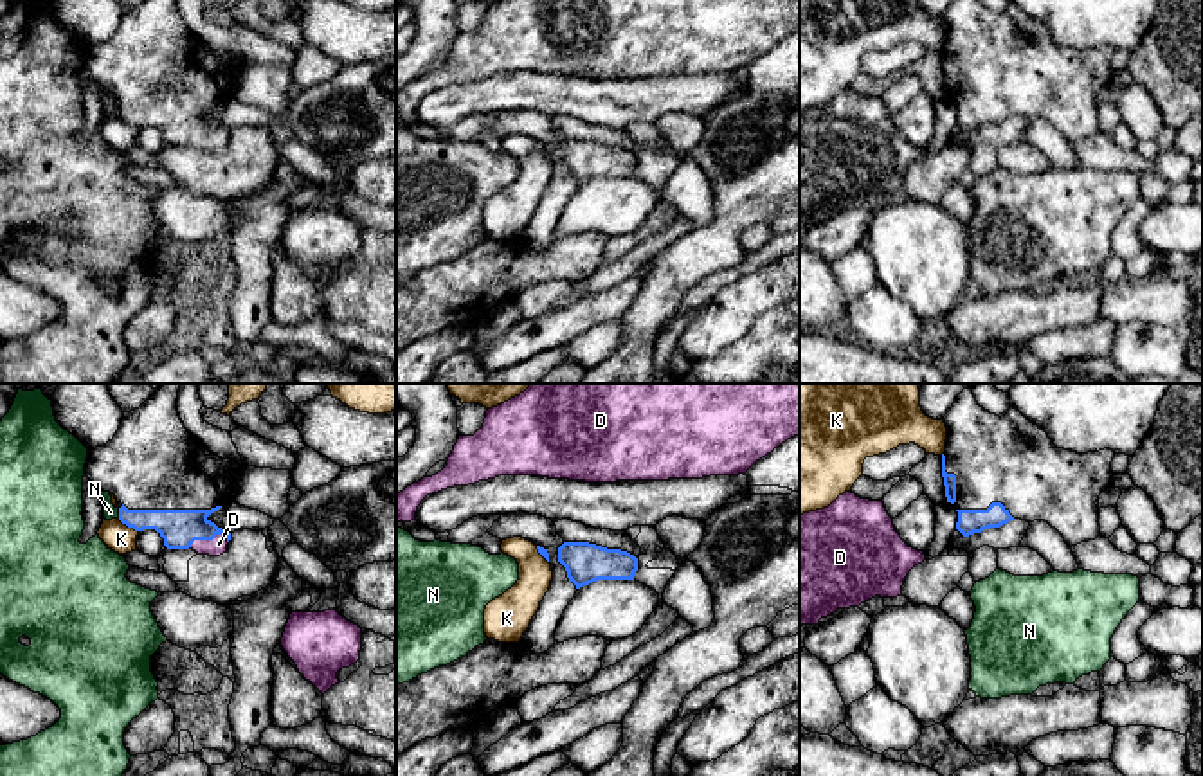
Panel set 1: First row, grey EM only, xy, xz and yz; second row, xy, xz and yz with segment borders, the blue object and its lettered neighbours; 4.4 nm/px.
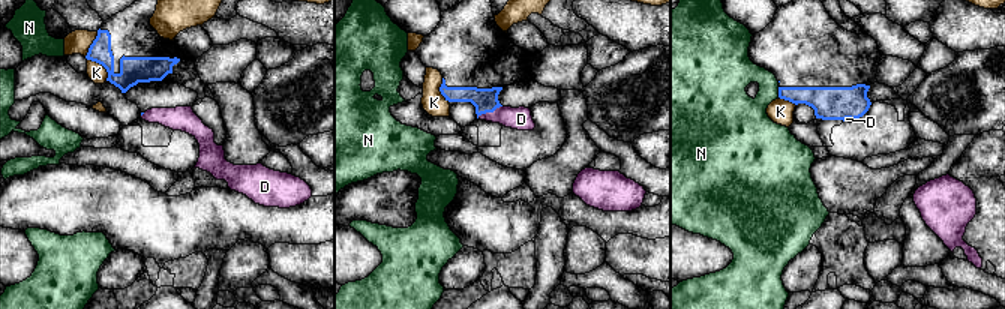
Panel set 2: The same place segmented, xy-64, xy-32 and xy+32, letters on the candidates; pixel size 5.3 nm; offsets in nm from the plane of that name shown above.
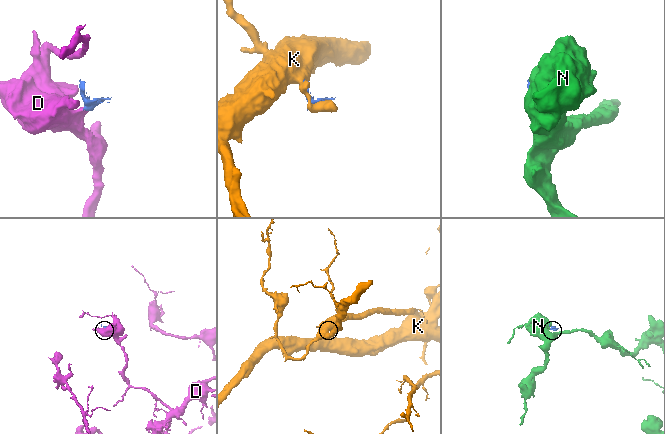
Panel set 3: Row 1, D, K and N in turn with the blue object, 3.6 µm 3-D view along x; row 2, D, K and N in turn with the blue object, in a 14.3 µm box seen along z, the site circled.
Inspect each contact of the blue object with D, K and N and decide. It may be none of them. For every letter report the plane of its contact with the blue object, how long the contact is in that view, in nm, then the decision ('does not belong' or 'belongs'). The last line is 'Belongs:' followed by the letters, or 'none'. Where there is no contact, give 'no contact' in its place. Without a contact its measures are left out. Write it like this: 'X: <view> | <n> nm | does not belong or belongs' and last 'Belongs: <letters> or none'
D: xy | 190 nm | belongs
K: xy | 110 nm | does not belong
N: xy | 50 nm | does not belong
Belongs: D

